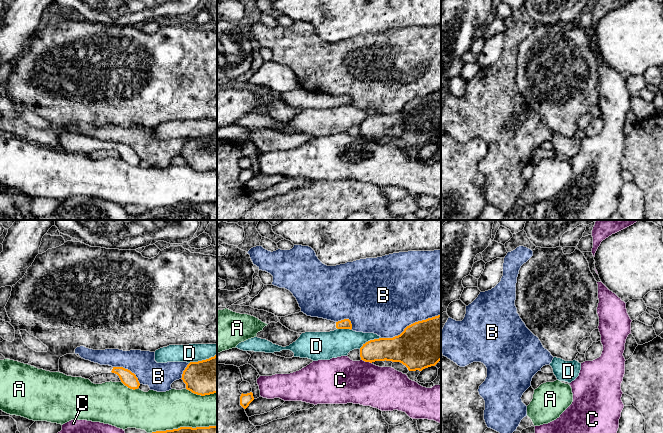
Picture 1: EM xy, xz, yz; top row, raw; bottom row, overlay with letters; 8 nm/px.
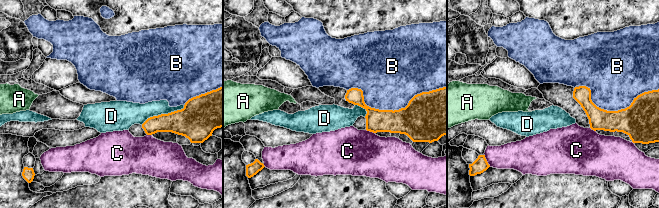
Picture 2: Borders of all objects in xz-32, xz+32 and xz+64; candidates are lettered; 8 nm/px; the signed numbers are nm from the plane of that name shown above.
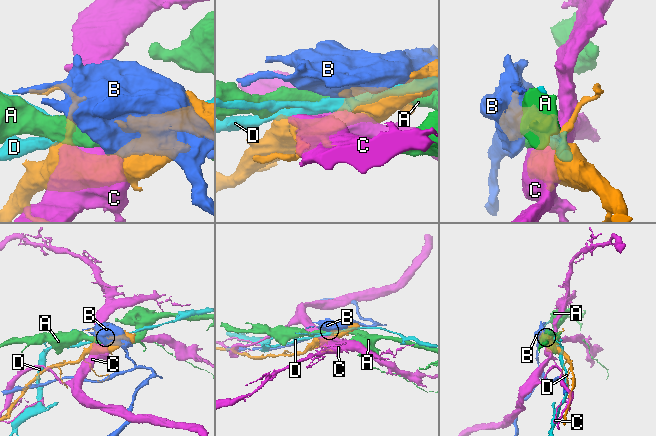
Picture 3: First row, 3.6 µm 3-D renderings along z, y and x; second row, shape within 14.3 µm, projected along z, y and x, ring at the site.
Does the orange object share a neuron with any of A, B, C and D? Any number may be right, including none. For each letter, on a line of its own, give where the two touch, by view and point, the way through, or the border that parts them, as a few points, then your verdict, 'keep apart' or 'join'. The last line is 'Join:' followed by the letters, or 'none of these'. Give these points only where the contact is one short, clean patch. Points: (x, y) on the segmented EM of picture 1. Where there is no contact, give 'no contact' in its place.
A: xy (183, 427) | keep apart
B: xz (411, 324) | keep apart
C: xz (366, 361) | keep apart
D: xz (370, 340) | keep apart
Join: none of these

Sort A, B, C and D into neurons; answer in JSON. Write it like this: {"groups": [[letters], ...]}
{"groups": [["A"], ["B"], ["C"], ["D"]]}

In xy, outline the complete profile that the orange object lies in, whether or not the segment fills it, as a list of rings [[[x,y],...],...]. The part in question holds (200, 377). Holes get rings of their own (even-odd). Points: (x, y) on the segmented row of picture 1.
[[[217,354],[206,360],[190,362],[183,371],[186,389],[205,396],[217,393]]]

